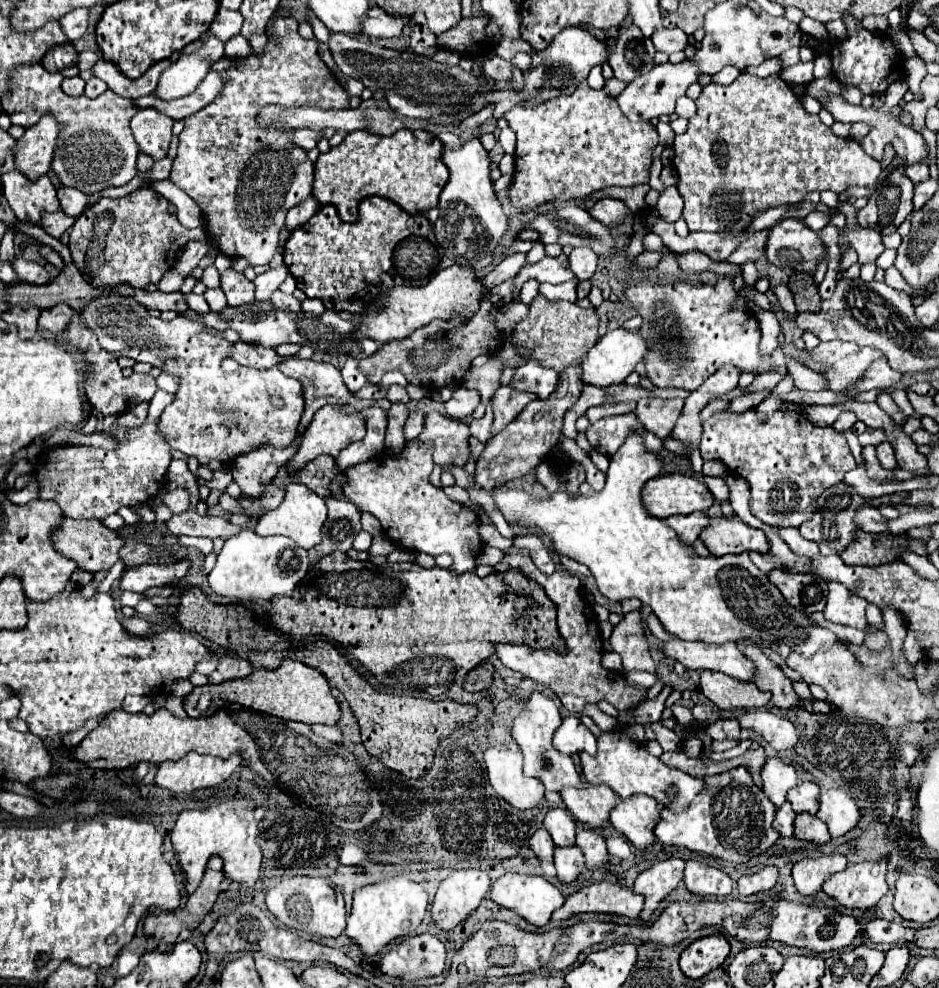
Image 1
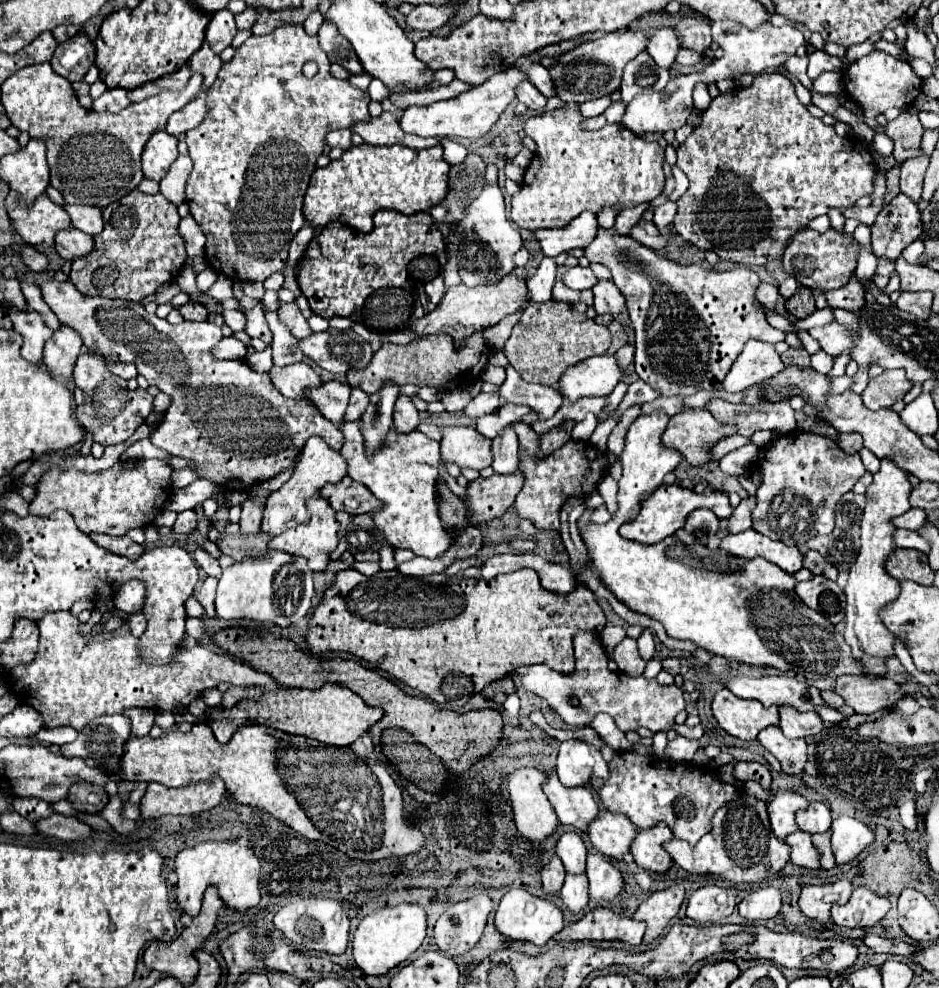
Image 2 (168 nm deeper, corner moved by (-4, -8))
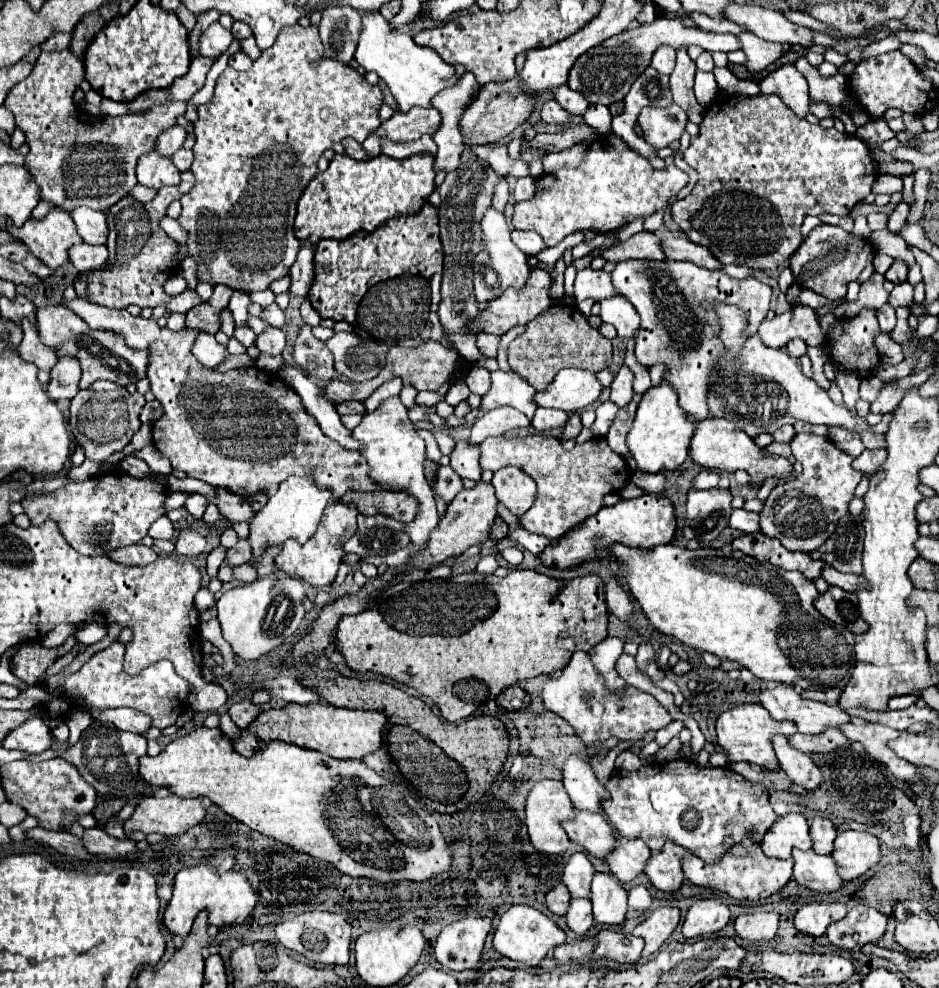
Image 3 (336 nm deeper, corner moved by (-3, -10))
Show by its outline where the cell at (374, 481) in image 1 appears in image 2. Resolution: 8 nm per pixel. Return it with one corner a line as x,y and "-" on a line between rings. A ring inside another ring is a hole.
344,422
342,432
346,442
340,454
346,458
348,476
362,482
380,502
384,502
384,508
372,514
376,528
386,534
388,542
394,548
408,548
416,556
424,558
438,558
440,554
444,554
452,544
452,536
442,528
436,504
440,444
436,440
430,440
420,430
398,434
394,426
390,426
390,432
382,446
372,454
372,458
368,458
362,424

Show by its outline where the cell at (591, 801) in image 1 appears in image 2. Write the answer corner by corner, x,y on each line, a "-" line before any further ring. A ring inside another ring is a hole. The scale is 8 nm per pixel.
602,810
600,816
590,824
588,836
600,854
614,860
624,860
636,832
636,826
626,816

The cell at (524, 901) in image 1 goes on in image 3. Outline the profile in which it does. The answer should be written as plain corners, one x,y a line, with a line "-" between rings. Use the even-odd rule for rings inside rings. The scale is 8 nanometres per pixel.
513,904
509,910
501,914
499,926
493,934
493,946
501,956
511,960
523,962
527,966
537,966
543,956
547,956
555,946
565,942
565,932
543,912
527,906
527,904

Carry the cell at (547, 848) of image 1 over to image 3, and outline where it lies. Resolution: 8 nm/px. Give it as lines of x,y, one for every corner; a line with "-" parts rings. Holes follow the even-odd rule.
559,882
557,886
553,886
549,892
547,892
547,908
553,912
553,914
565,914
567,912
567,906
569,906
569,890
563,882

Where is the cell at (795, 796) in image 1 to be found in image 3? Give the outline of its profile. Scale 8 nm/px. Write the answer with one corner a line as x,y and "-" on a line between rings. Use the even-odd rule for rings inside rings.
815,816
809,822
809,834
813,840
813,850
817,854
831,854
833,852
833,840
835,840
837,832
835,832
835,826
829,818

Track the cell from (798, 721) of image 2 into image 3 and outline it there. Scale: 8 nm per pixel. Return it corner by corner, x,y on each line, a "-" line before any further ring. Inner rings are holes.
825,728
821,734
793,734
789,736
789,744
801,752
831,752
847,744
847,738
837,728

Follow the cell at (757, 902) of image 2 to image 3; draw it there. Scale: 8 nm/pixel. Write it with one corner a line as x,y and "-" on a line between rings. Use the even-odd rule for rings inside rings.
755,910
751,914
739,914
735,918
735,930
741,938
763,944
765,940
773,938
777,934
779,926
779,914
773,910

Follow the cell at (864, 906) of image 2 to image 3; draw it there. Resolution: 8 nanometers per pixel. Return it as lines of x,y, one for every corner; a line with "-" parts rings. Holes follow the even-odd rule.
857,902
849,908
843,920
829,924
827,938
833,946
845,950
857,950
867,942
875,942
885,932
887,916
865,902

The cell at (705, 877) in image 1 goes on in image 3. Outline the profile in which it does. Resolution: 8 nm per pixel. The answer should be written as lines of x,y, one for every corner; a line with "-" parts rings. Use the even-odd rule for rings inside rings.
699,898
689,908
685,922
683,922
683,936
685,938
699,938
711,932
725,928
729,922
731,912
729,908
715,900
715,898

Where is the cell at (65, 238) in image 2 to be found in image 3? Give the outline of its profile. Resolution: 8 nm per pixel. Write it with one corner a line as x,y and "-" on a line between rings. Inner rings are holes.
79,244
69,248
69,260
79,272
97,270
105,266
107,262
107,248
105,246
91,246
91,244

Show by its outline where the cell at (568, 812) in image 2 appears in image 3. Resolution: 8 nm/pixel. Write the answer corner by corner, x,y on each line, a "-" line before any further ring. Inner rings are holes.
573,808
573,820
565,820
561,826
575,844
595,858
605,858
615,844
613,828
599,812

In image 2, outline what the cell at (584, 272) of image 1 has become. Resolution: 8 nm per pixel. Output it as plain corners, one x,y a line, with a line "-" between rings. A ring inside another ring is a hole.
602,280
598,282
594,288
594,308
596,312
602,314
610,314
610,316
620,316
626,310
626,300
622,298
622,294
616,290
612,280

